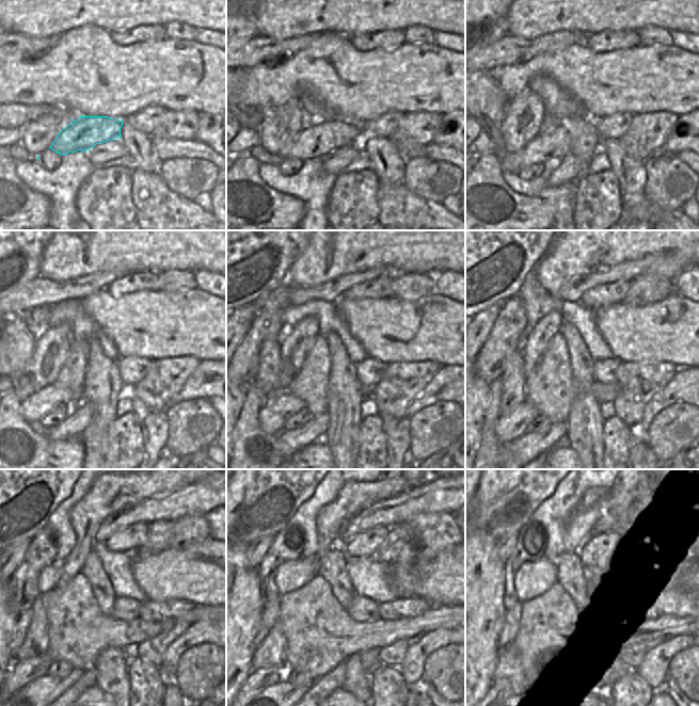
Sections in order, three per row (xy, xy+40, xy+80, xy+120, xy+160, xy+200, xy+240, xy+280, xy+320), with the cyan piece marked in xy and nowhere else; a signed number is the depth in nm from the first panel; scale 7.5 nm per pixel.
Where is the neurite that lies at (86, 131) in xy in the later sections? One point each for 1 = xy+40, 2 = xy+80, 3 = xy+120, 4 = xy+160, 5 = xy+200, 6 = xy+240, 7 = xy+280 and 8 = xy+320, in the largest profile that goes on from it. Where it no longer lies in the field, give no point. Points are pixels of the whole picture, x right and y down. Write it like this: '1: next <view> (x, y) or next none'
1: next xy+40 (320, 138)
2: next xy+80 (555, 144)
3: next xy+120 (36, 406)
4: next xy+160 (273, 414)
5: next xy+200 (510, 426)
6: next xy+240 (24, 672)
7: next xy+280 (259, 678)
8: next xy+320 (498, 686)

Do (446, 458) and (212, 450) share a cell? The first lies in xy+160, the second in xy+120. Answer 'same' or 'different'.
different

